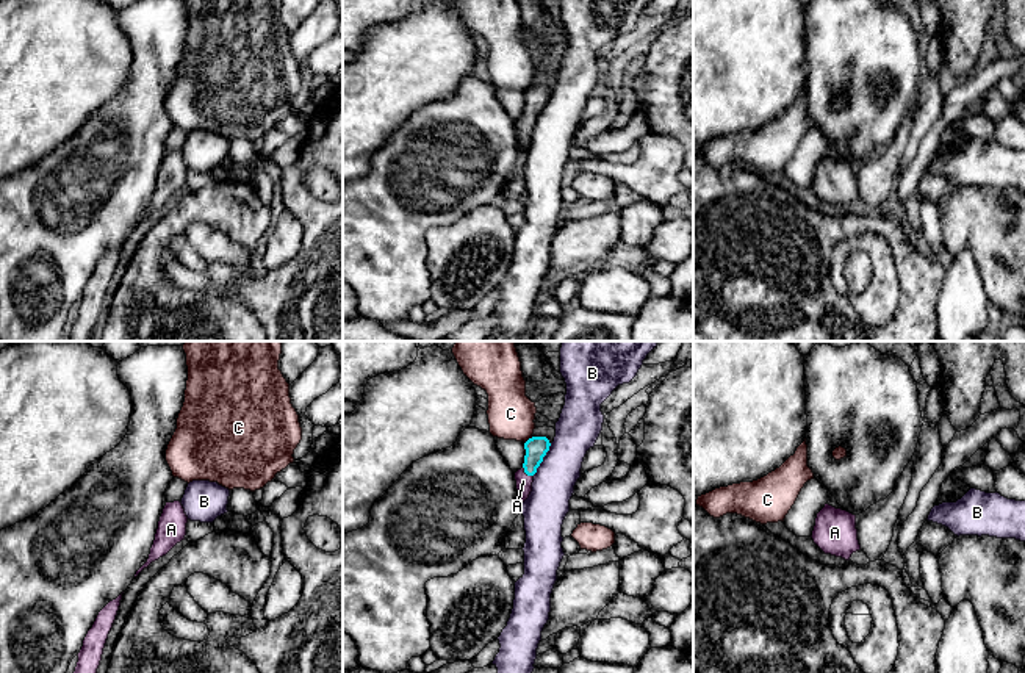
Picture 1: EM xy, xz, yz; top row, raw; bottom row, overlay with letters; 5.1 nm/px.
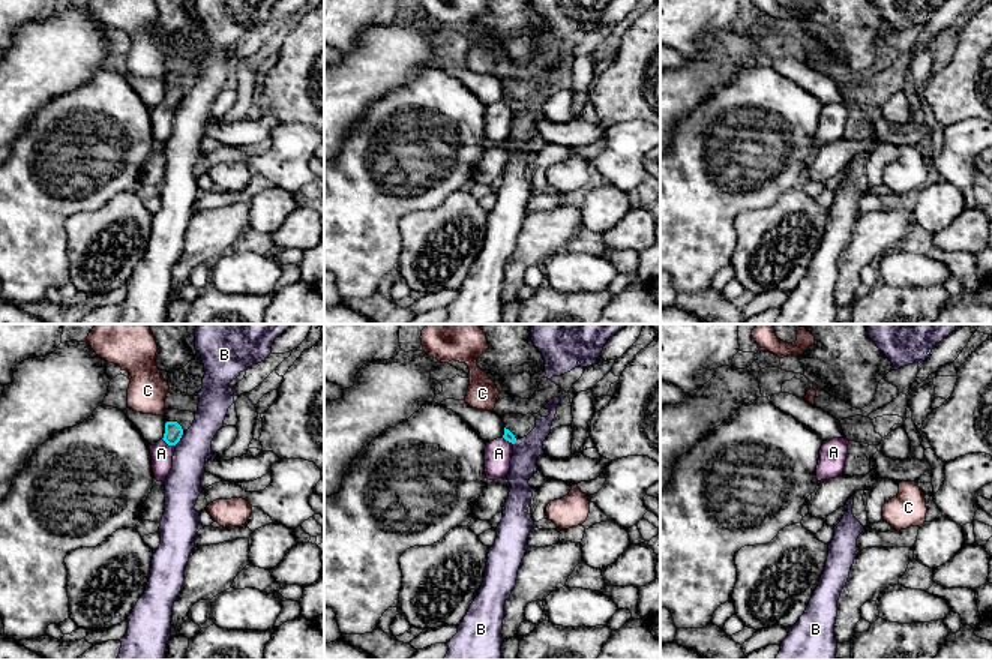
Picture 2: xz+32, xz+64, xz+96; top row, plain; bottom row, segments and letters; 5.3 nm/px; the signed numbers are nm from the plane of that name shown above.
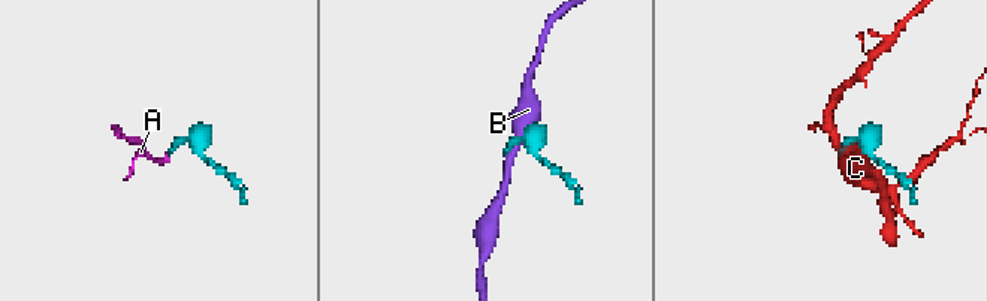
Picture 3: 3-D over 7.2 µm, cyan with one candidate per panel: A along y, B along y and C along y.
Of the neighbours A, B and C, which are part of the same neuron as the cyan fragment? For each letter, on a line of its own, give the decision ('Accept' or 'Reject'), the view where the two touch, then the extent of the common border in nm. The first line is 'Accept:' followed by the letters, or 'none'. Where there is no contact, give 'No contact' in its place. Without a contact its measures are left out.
Accept: A
A: Accept. Touches cyan in xz. Shared border 80 nm
B: Reject. Touches cyan in xz. Shared border 190 nm
C: Reject. Touches cyan in xz. Shared border 60 nm

